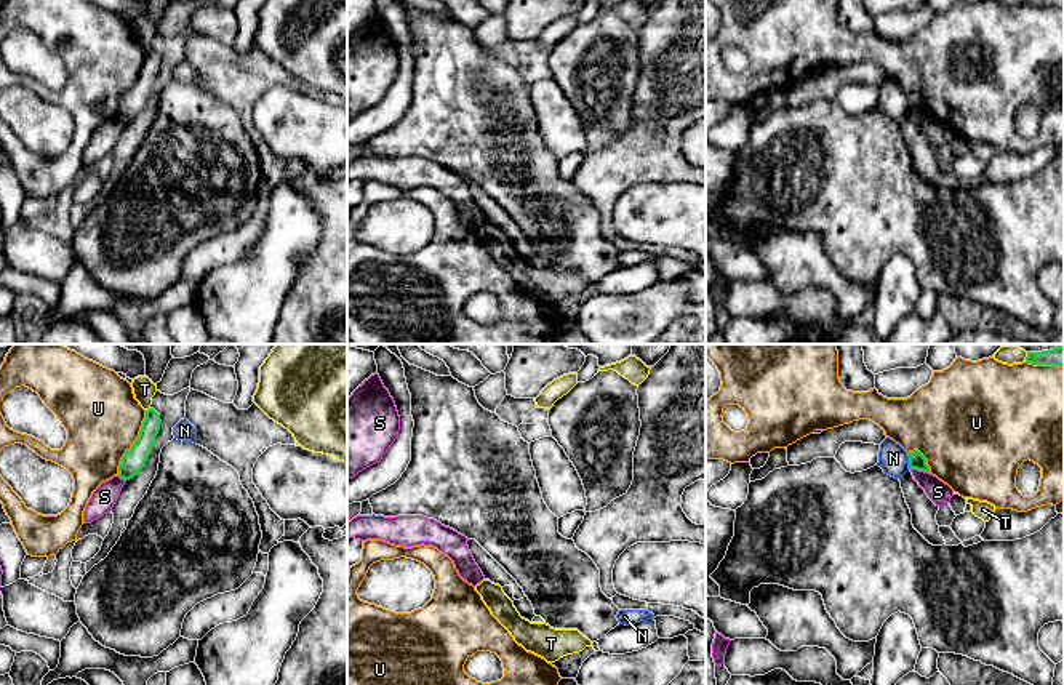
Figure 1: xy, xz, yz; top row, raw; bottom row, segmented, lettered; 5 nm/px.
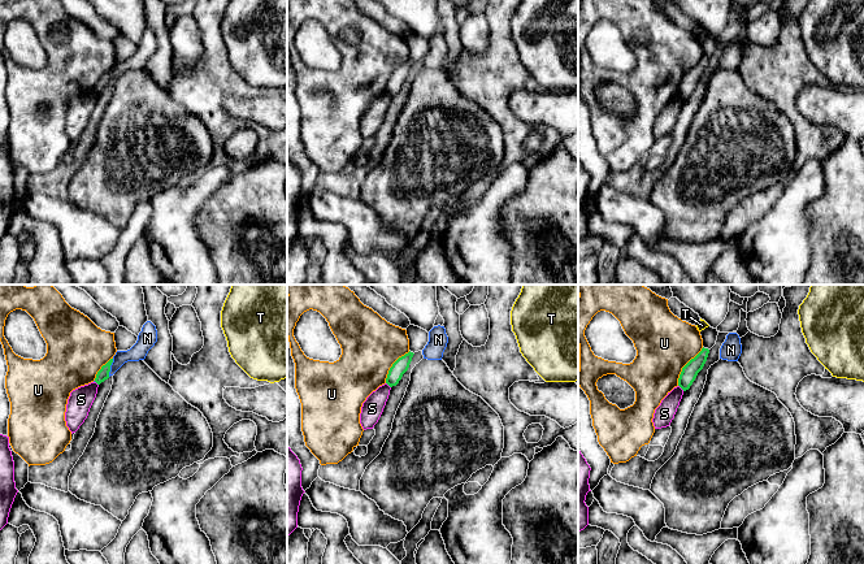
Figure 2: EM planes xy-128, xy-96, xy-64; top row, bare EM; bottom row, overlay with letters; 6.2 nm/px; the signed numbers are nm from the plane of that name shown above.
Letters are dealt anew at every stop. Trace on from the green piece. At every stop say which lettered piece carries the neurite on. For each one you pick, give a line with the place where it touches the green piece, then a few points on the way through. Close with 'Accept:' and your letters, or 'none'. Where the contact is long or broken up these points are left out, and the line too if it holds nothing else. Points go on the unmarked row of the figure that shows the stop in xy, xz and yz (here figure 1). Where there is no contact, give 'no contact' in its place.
Accept: none

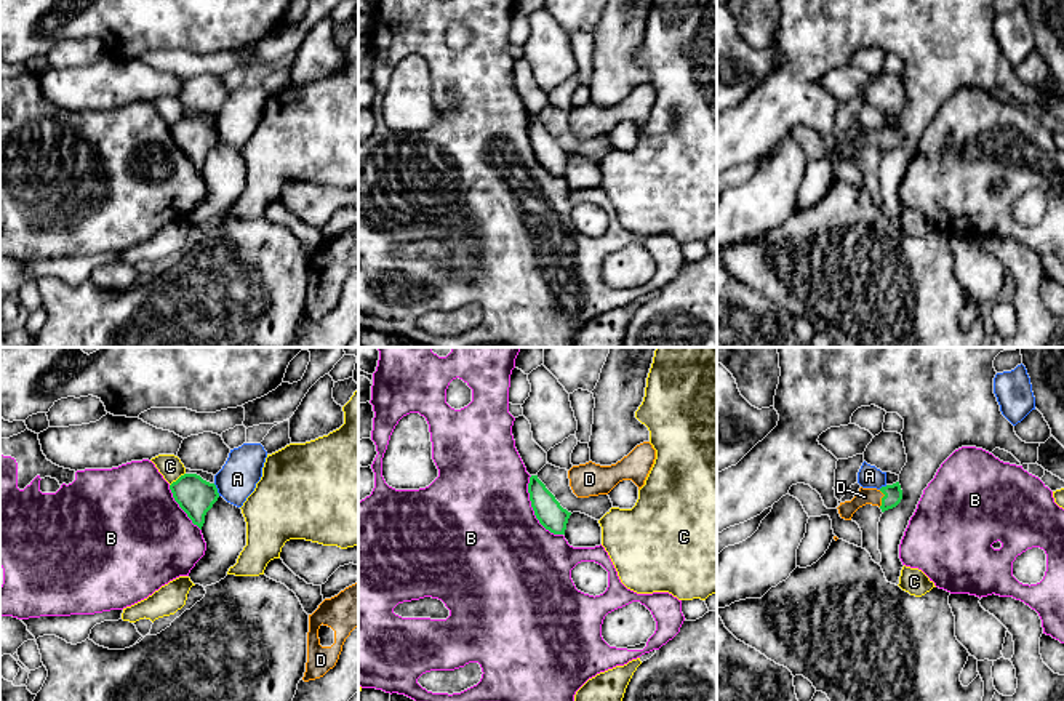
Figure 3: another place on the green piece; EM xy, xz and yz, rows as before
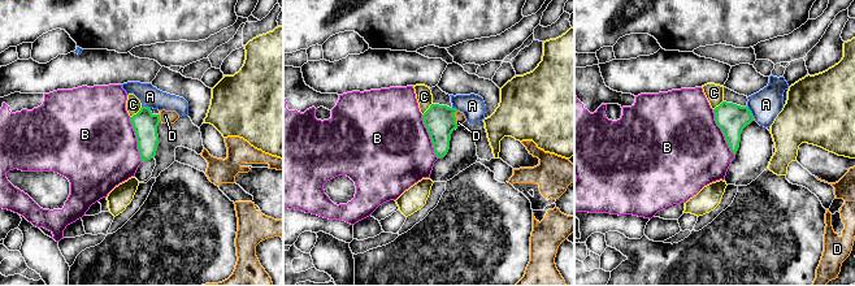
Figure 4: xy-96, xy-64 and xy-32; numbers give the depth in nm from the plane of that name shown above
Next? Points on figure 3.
D: contact yz (882, 140); way yz (893, 135), (882, 140), (864, 138)
Accept: D

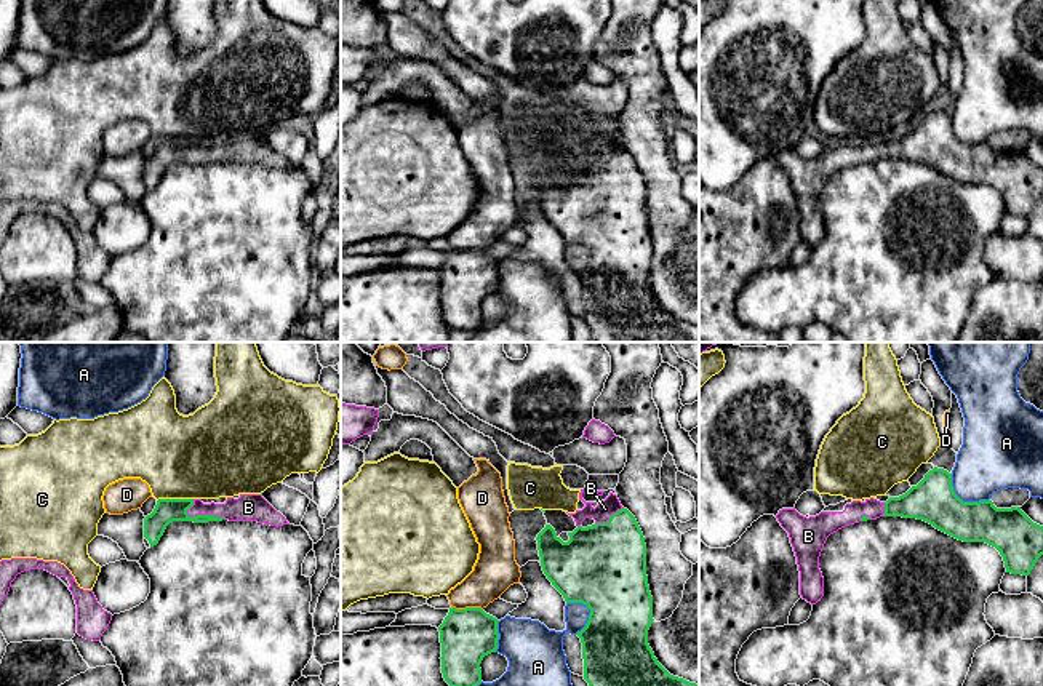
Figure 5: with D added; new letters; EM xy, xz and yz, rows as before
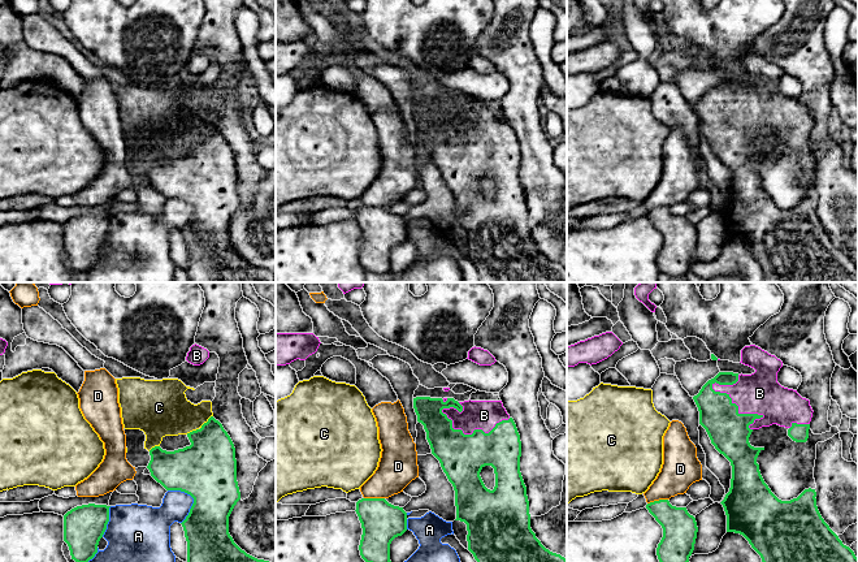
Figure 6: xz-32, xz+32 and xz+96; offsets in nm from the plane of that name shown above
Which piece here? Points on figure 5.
B: contact xy (207, 157)
Accept: B

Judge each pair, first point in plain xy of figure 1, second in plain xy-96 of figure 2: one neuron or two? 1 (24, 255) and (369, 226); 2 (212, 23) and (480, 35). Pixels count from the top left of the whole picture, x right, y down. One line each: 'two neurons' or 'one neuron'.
1: one neuron
2: one neuron

